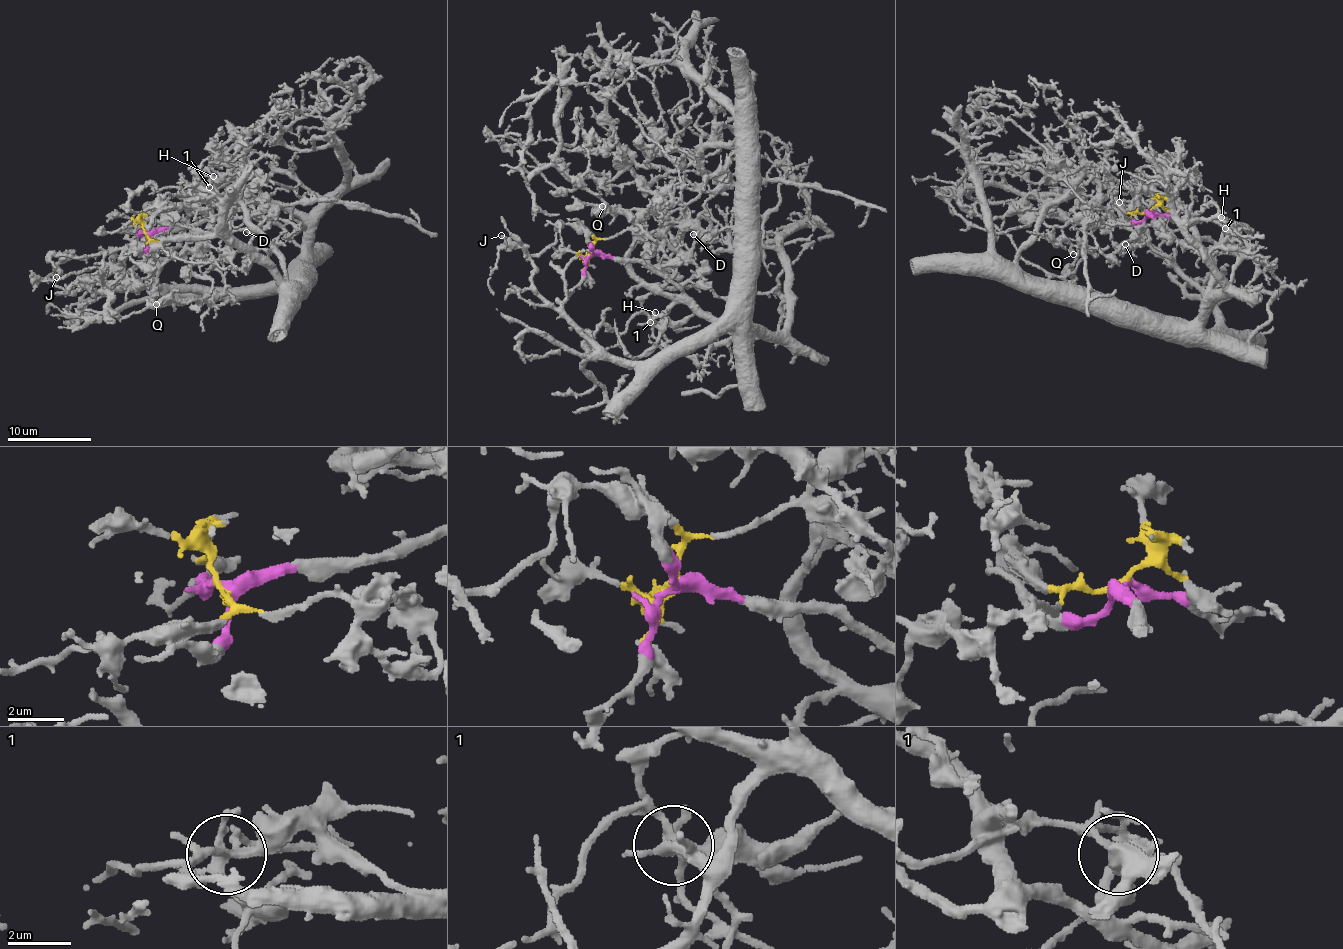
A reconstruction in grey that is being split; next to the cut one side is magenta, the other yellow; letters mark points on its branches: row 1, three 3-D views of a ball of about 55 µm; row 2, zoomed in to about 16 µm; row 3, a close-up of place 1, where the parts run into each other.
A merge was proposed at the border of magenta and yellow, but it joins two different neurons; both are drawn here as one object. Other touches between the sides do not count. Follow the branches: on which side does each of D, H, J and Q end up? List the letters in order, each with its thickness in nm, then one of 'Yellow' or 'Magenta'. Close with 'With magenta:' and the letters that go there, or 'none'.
D: Thickness 500 nm. Yellow
H: Thickness 150 nm. Magenta
J: Thickness 200 nm. Yellow
Q: Thickness 300 nm. Yellow
With magenta: H

